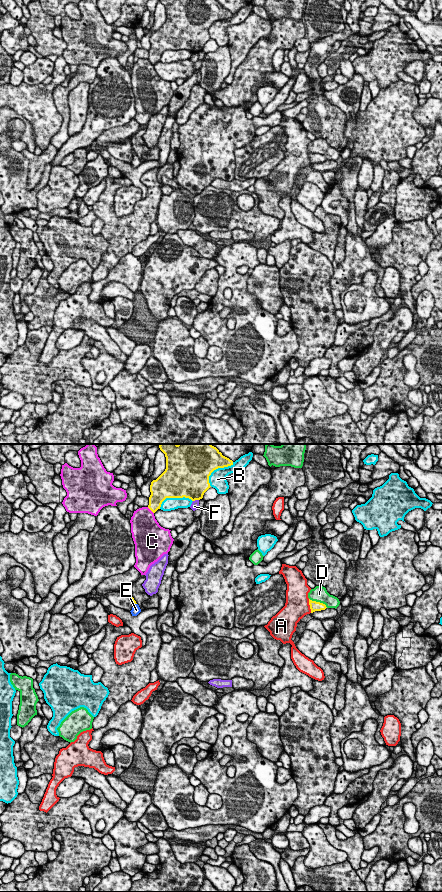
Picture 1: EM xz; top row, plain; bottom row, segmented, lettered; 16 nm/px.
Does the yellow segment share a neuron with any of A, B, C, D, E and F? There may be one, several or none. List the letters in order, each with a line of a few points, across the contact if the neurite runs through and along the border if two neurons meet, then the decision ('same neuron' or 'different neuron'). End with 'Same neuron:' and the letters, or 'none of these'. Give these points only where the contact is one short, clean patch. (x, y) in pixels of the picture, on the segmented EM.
A: different neuron
B: different neuron
C: different neuron
D: different neuron
E: line xz (134, 602), (134, 604), (136, 610); same neuron
F: different neuron
Same neuron: E

